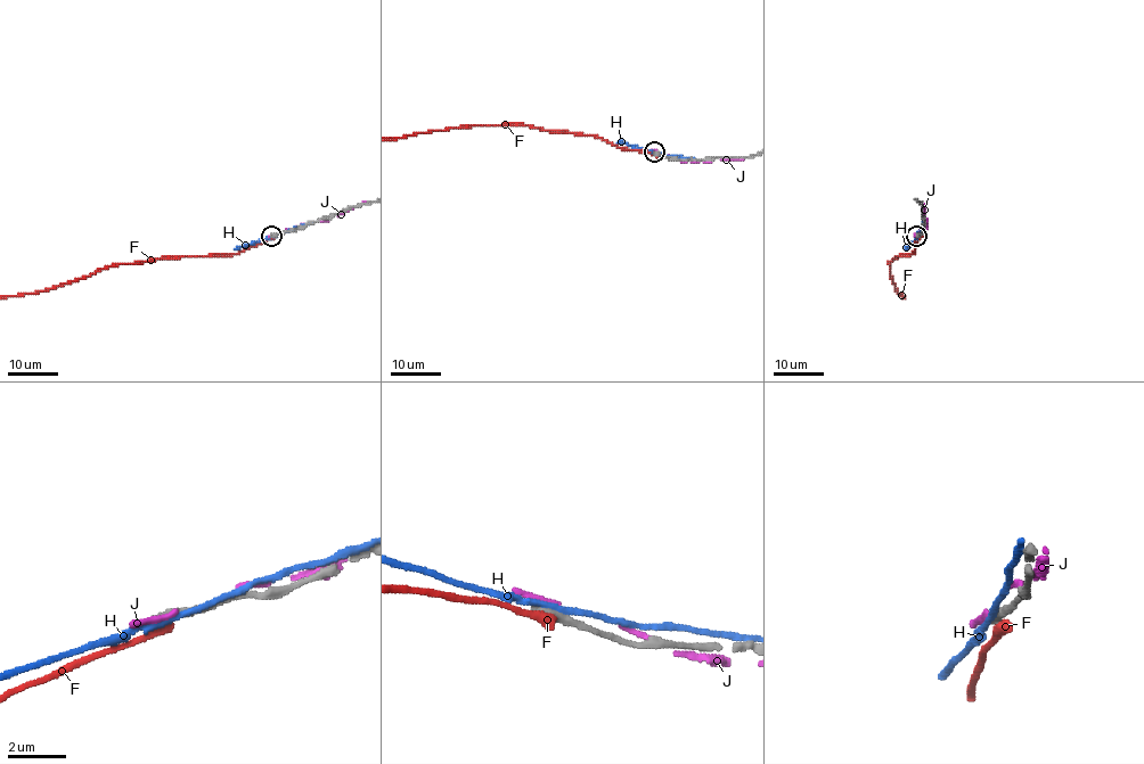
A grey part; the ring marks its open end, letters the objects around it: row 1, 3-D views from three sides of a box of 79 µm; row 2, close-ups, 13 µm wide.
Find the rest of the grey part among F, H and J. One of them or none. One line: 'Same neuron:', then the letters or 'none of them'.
Same neuron: none of them

